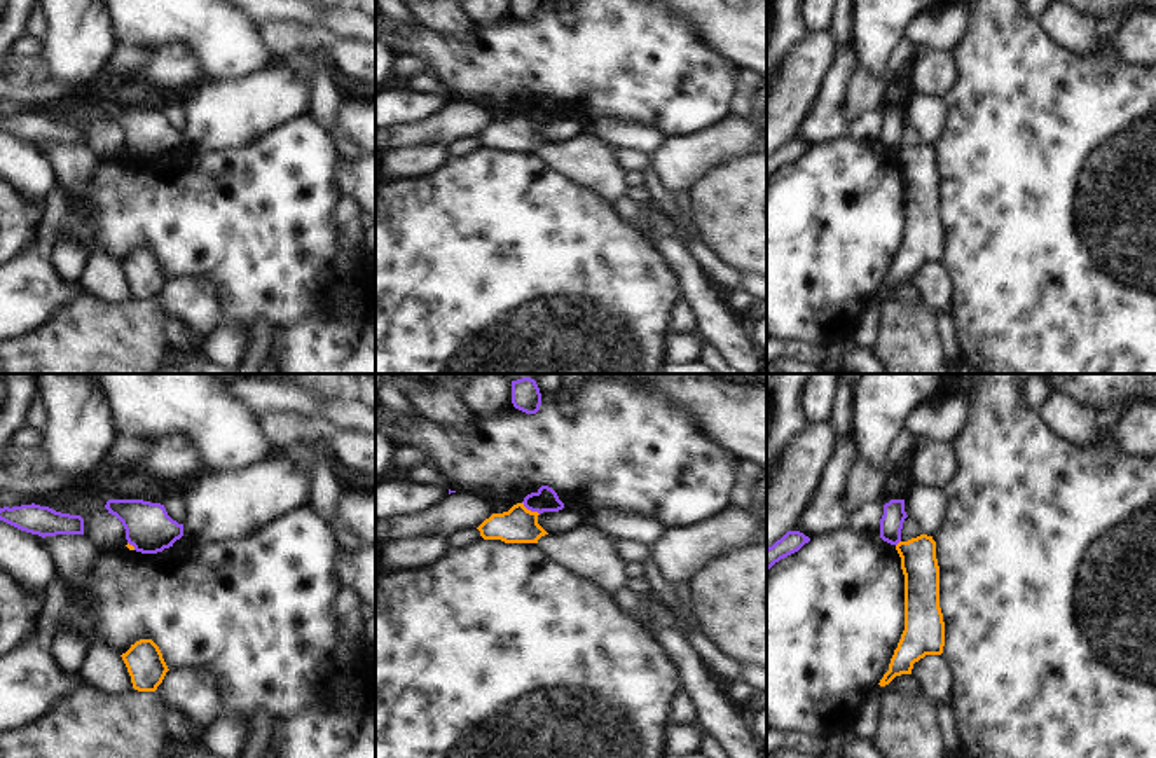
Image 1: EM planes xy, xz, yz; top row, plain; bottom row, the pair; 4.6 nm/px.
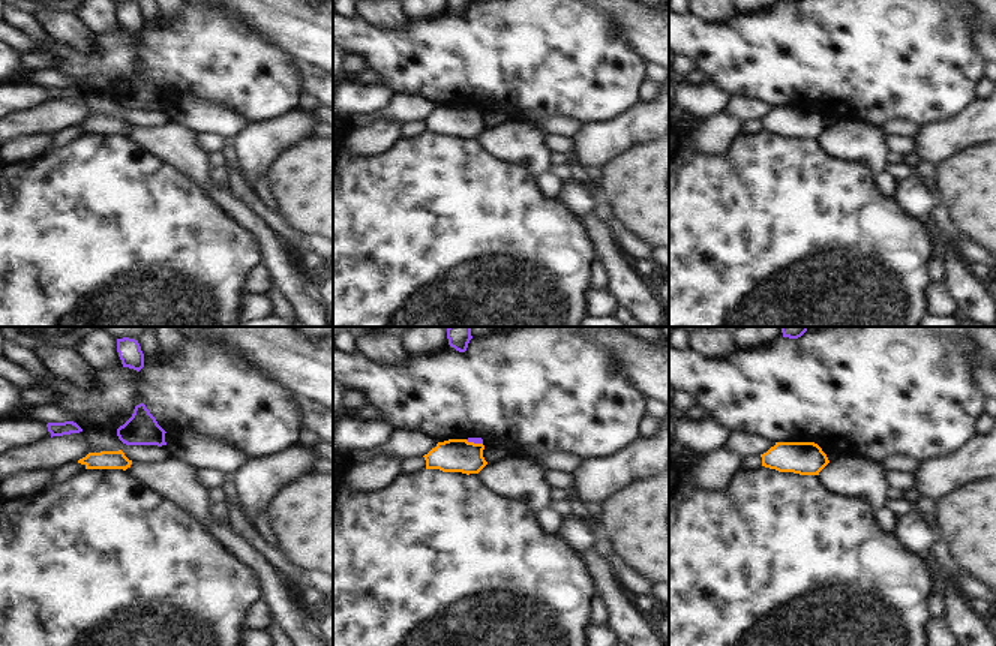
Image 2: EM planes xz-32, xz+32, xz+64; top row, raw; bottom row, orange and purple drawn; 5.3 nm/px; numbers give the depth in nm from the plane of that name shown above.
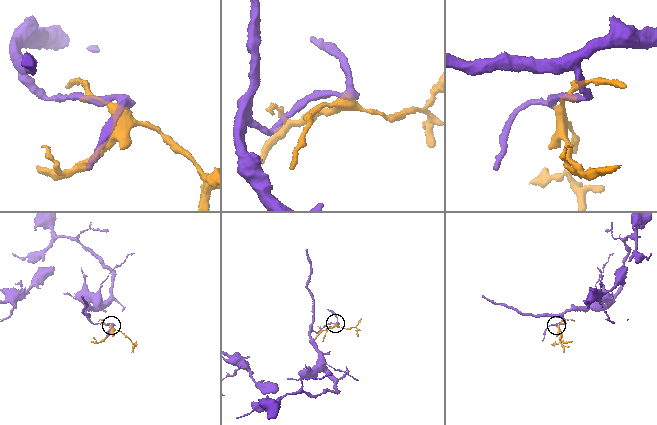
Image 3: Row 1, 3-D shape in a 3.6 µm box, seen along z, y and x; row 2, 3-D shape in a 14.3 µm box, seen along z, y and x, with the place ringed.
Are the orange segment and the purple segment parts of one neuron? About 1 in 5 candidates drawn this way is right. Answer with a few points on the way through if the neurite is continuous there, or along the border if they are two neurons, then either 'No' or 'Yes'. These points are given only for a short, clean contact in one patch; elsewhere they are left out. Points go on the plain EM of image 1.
Boundary: xz (522, 110), (538, 123). No.

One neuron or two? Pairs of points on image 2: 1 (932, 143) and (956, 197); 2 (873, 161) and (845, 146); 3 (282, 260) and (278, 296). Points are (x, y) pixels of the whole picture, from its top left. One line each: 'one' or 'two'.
1: two
2: one
3: two

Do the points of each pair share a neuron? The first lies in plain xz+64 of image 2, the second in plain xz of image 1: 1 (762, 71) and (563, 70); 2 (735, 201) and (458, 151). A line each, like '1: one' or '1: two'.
1: one
2: two

